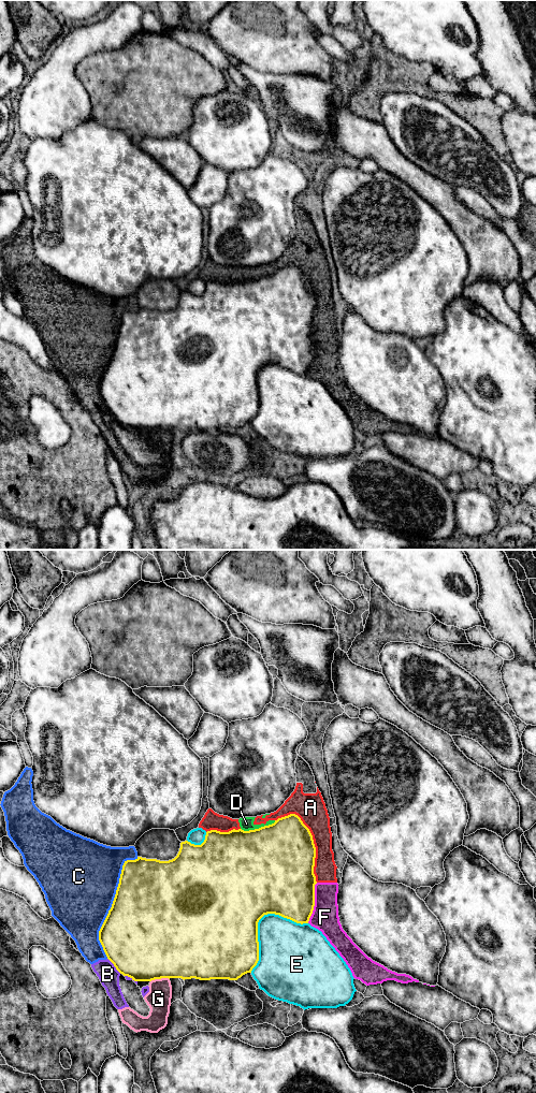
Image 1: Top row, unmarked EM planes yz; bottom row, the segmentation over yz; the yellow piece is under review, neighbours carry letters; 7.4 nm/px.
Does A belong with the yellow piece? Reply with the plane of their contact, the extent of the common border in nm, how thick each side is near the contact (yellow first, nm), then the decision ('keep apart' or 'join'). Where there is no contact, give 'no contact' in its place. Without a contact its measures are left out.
meets yellow in yz; contact 550 nm long; 480 nm thick on the yellow side, 220 nm on the other; keep apart

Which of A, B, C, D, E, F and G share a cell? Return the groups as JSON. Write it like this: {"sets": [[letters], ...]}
{"sets": [["A", "D", "F"], ["B", "C", "G"], ["E"]]}

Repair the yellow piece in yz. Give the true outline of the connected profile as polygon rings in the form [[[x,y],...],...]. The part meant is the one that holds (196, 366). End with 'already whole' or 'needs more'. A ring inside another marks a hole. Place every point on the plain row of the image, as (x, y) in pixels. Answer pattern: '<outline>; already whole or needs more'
[[[290,264],[278,268],[272,275],[255,280],[207,281],[201,295],[194,295],[188,291],[182,292],[177,306],[169,311],[142,307],[137,307],[135,310],[127,310],[122,316],[112,358],[99,381],[99,391],[107,409],[116,420],[134,432],[151,432],[161,428],[237,431],[243,425],[251,423],[259,411],[258,373],[264,365],[275,364],[296,374],[308,374],[315,356],[315,335],[317,334],[314,324],[315,308],[316,297],[309,279],[298,265]]]; already whole

